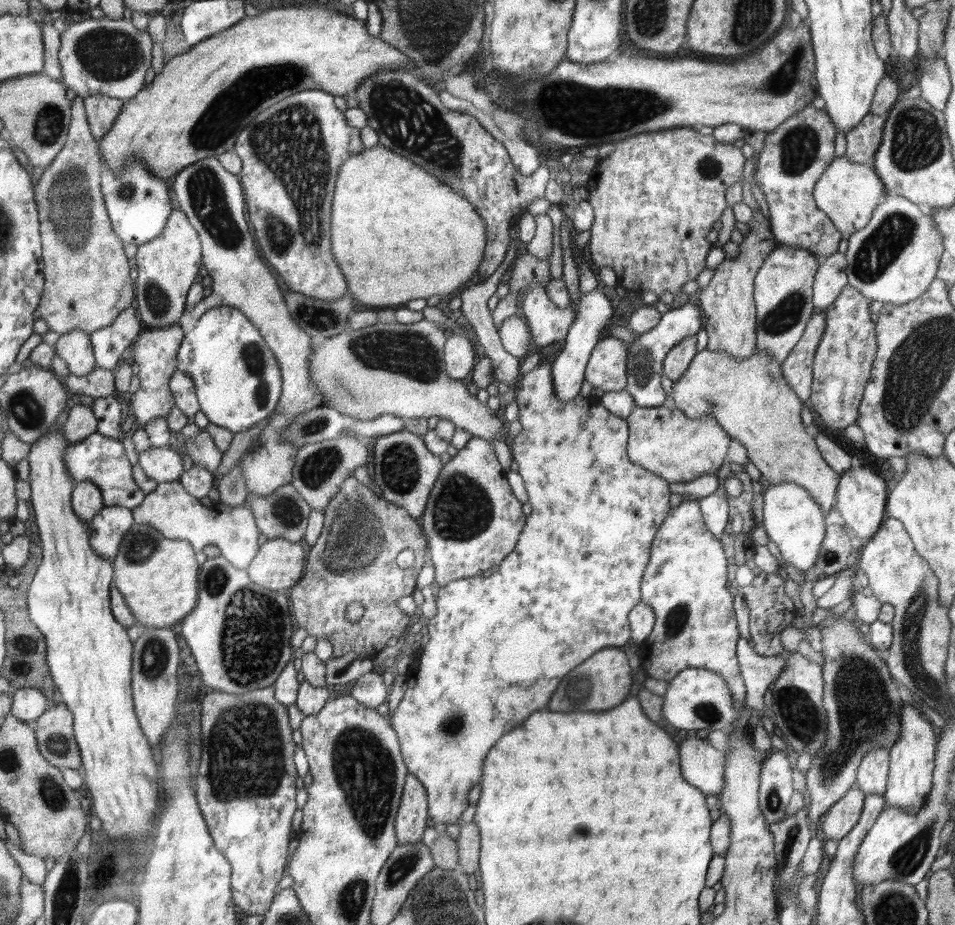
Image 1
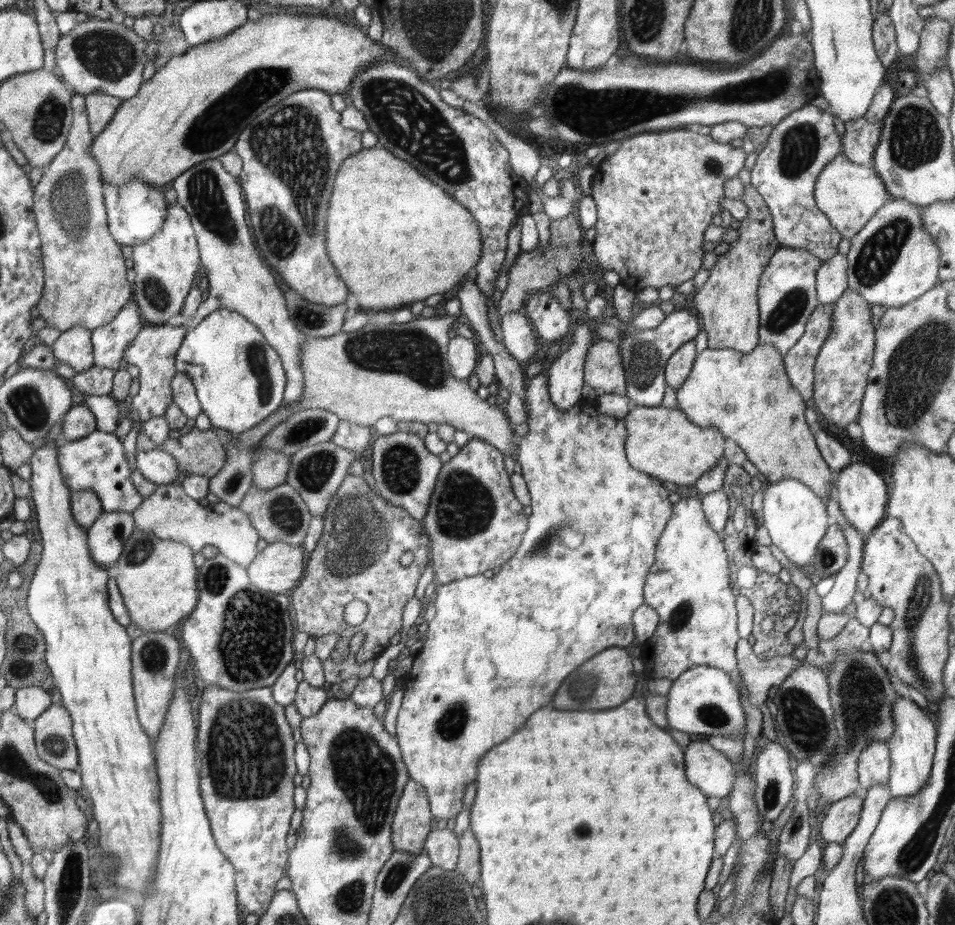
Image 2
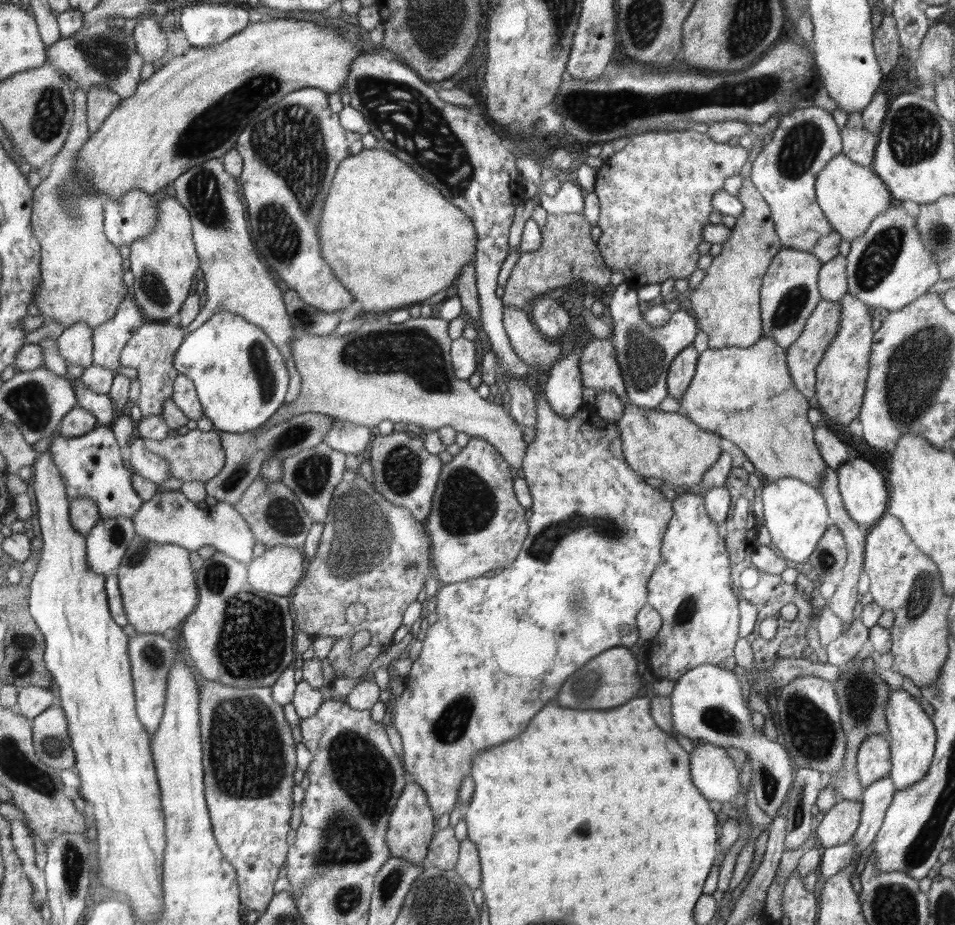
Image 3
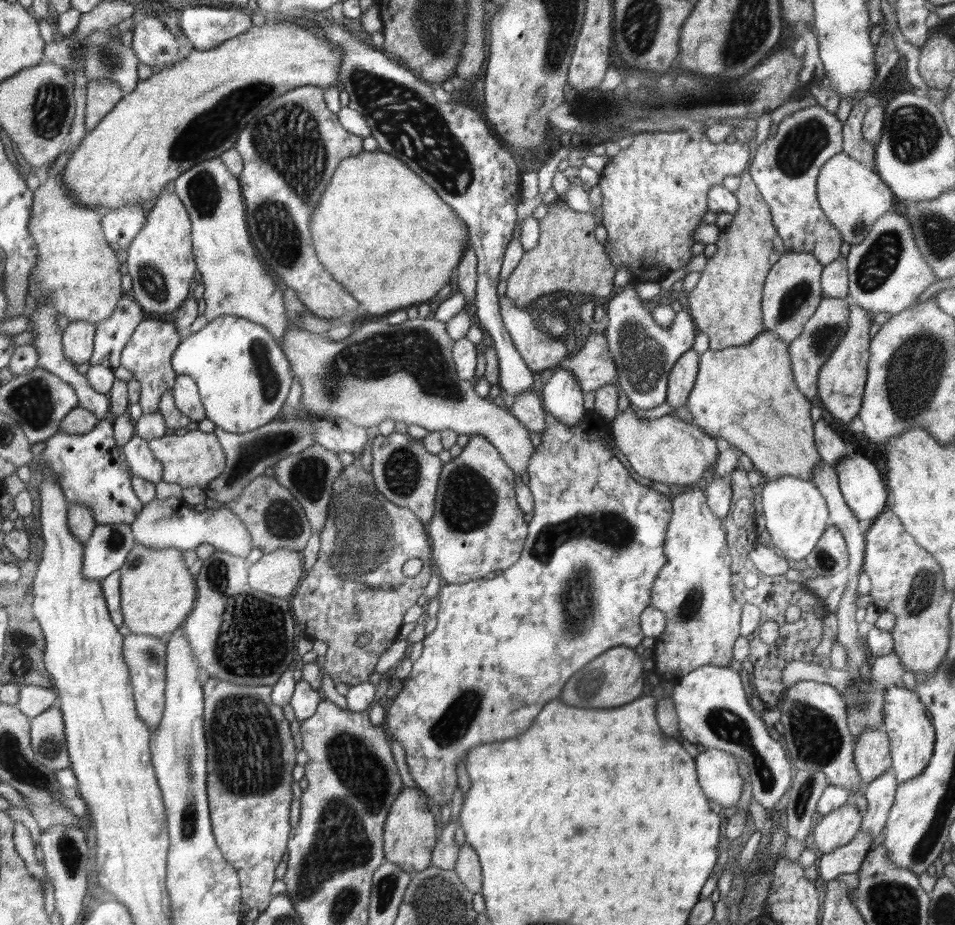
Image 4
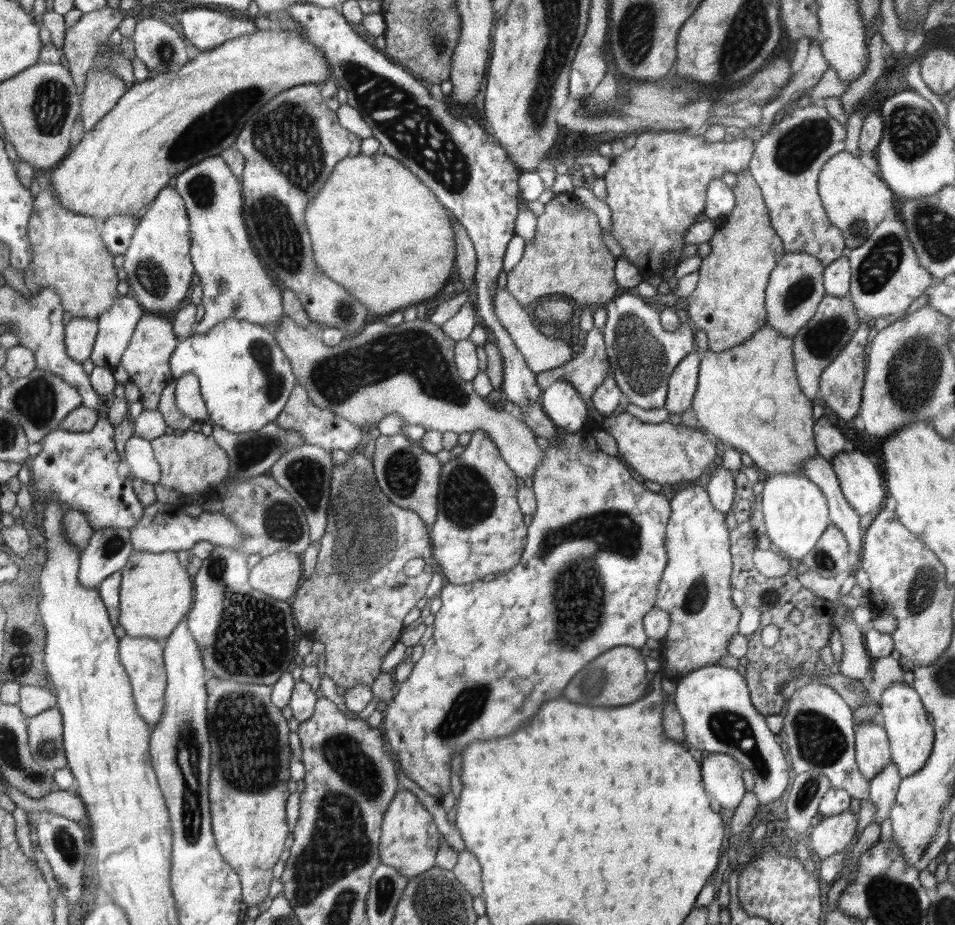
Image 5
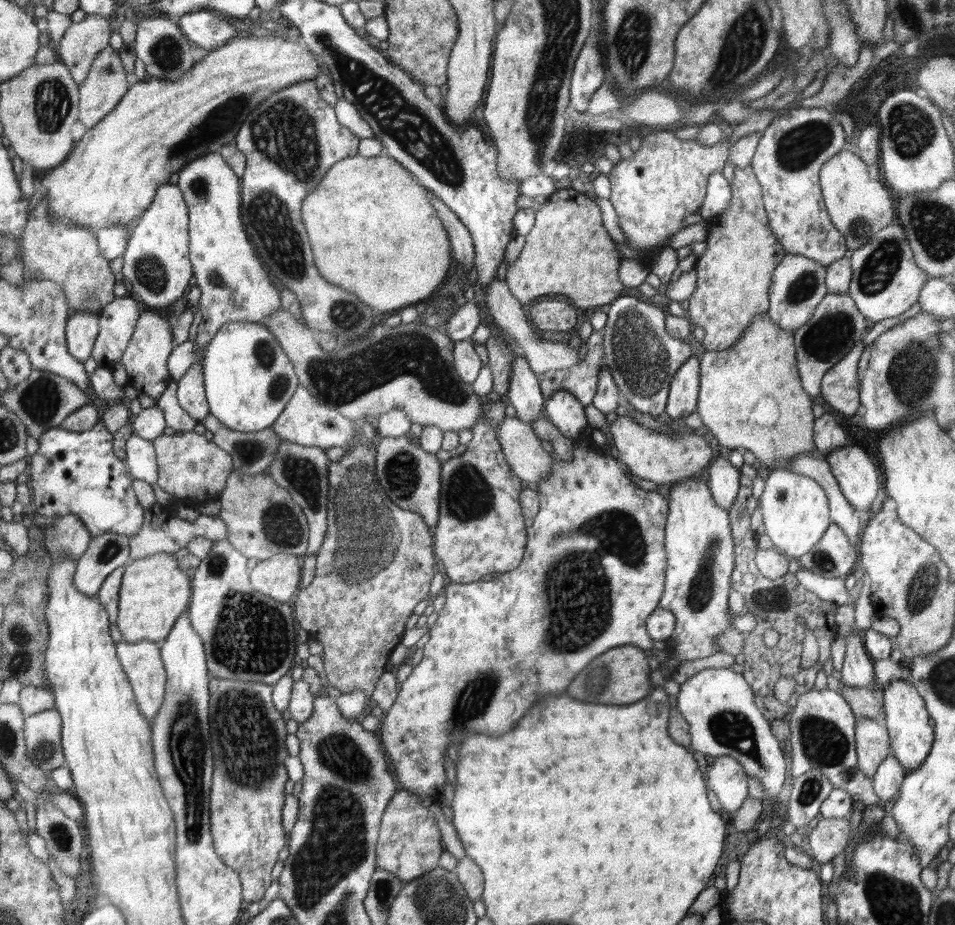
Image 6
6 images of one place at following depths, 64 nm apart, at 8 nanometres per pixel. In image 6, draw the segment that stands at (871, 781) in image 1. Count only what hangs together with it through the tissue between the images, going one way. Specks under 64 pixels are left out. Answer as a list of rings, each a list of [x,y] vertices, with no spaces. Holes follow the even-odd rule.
[[[855,715],[855,750],[860,770],[872,779],[878,765],[891,752],[891,742],[887,728],[874,719]]]

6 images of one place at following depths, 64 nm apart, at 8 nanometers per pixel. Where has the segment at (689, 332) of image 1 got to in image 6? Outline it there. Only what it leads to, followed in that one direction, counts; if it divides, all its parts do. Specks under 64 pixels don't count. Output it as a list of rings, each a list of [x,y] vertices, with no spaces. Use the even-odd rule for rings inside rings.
[[[620,296],[610,304],[607,324],[603,329],[604,363],[621,392],[622,398],[634,405],[640,413],[656,416],[665,411],[669,388],[676,370],[692,356],[692,346],[685,338],[675,338],[665,330],[665,312],[634,296]]]

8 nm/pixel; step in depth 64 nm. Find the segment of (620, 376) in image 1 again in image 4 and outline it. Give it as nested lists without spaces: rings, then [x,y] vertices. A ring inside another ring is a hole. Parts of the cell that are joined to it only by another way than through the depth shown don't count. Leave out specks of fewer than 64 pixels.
[[[593,330],[589,334],[586,345],[574,356],[560,362],[561,369],[568,369],[576,376],[583,393],[598,390],[606,384],[614,384],[618,390],[618,412],[622,413],[631,402],[618,383],[618,370],[608,350],[608,342],[604,334]]]

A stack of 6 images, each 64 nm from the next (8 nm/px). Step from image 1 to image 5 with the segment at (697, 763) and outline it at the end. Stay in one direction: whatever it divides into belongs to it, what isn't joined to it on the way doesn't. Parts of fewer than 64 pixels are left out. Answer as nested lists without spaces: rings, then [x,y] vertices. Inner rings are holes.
[[[709,752],[700,763],[702,785],[711,799],[734,811],[746,792],[741,764],[729,754]]]

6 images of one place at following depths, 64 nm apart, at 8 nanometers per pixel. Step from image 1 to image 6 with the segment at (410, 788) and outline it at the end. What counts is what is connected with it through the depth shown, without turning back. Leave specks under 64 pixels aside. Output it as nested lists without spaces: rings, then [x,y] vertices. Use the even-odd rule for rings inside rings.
[[[398,789],[381,819],[379,840],[375,849],[376,866],[392,872],[392,875],[402,880],[402,884],[438,867],[438,859],[444,850],[438,822],[434,814],[421,803],[421,798],[416,794]]]

